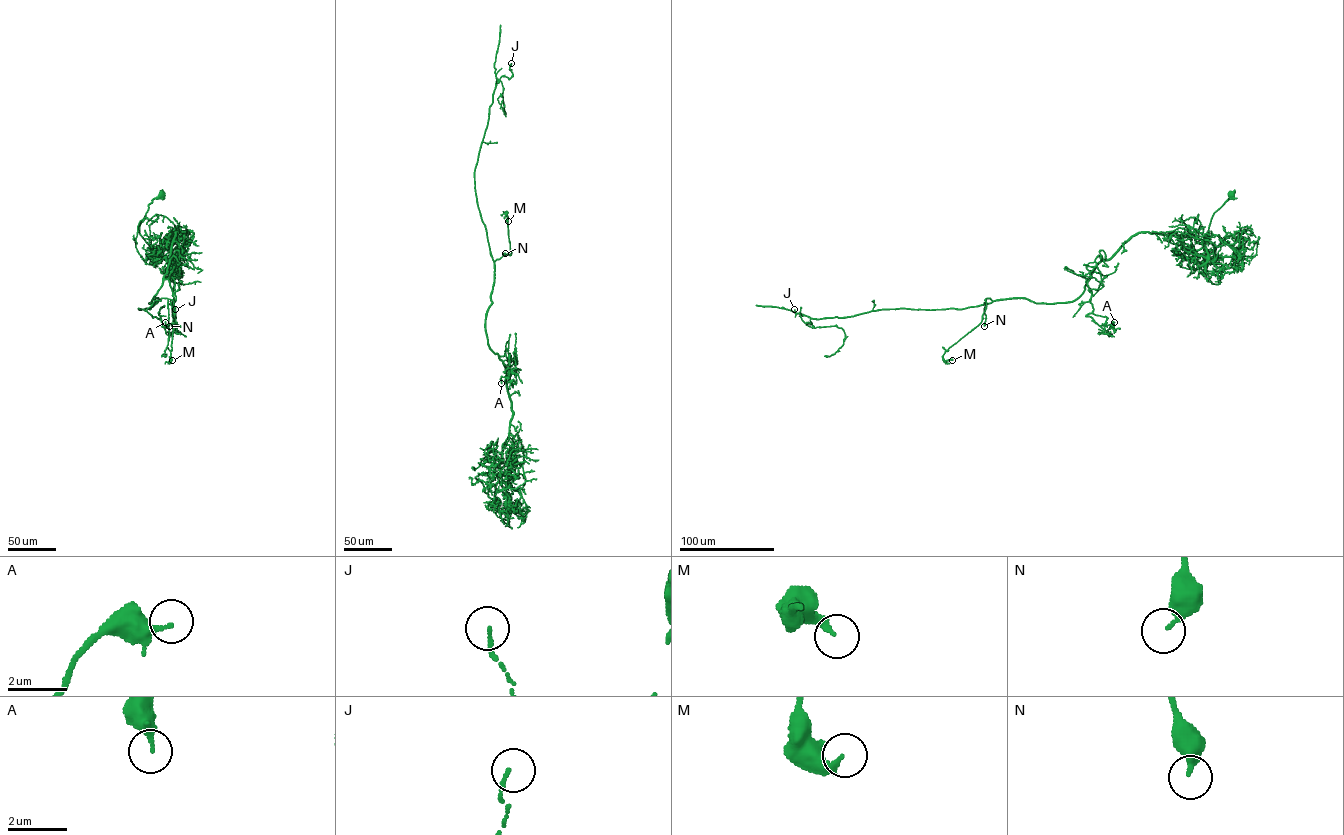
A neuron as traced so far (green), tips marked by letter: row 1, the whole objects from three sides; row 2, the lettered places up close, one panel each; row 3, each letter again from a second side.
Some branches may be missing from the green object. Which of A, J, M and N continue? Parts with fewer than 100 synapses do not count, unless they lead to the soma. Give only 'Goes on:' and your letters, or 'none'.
Goes on: none

